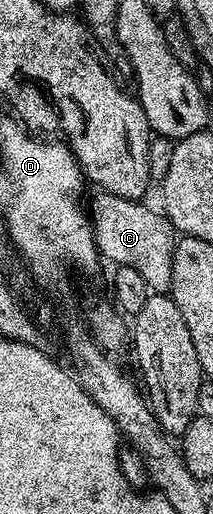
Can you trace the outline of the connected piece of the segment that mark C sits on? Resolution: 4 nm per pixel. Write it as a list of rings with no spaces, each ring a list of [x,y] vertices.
[[[97,193],[91,207],[91,222],[93,236],[97,242],[98,252],[110,259],[110,264],[119,267],[130,267],[143,276],[147,281],[150,292],[168,292],[171,285],[171,267],[173,265],[173,250],[177,244],[178,236],[175,234],[173,224],[165,218],[164,214],[144,207],[144,202],[135,199],[124,199],[104,193]]]

